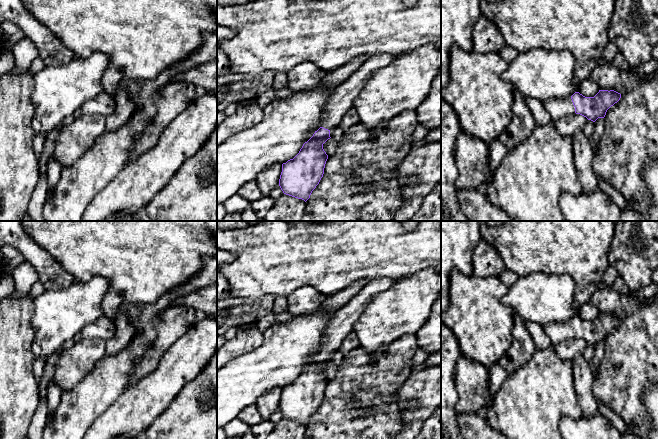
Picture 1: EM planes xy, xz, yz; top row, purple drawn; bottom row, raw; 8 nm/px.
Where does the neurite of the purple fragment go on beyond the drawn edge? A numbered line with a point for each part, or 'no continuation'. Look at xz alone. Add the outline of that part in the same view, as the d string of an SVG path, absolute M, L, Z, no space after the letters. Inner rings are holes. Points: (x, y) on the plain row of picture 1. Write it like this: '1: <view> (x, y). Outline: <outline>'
1: xz (341, 324). Outline: M389 278L368 281L348 304L335 312L324 330L325 340L320 351L328 354L338 351L343 340L353 331L353 325L367 305L376 295L388 290L395 281Z

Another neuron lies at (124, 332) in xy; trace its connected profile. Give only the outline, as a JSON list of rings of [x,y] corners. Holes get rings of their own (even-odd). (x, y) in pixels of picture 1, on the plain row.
[[[122,304],[115,317],[115,334],[106,341],[104,356],[115,355],[123,350],[134,336],[134,327],[130,324],[128,315],[122,310]]]

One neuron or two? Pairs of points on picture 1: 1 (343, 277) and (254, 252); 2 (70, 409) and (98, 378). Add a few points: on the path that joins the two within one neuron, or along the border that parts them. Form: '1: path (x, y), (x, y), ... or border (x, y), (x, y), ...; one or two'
1: path (321, 258), (318, 255), (276, 255); one
2: path (78, 401), (93, 386); one

